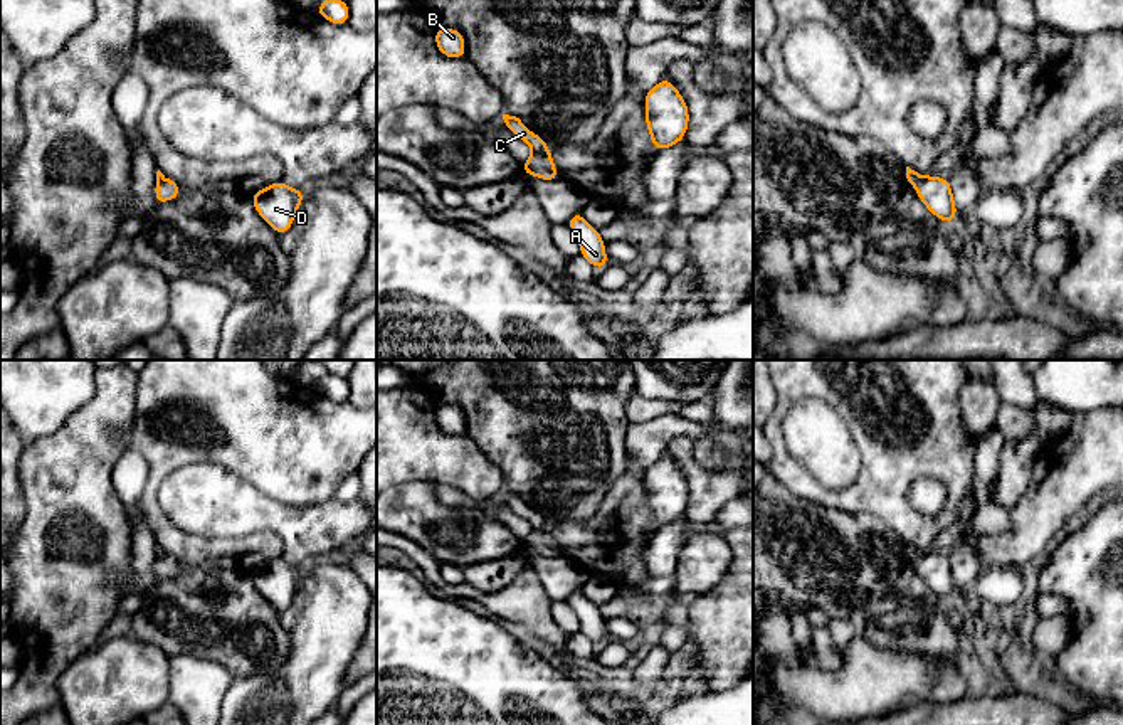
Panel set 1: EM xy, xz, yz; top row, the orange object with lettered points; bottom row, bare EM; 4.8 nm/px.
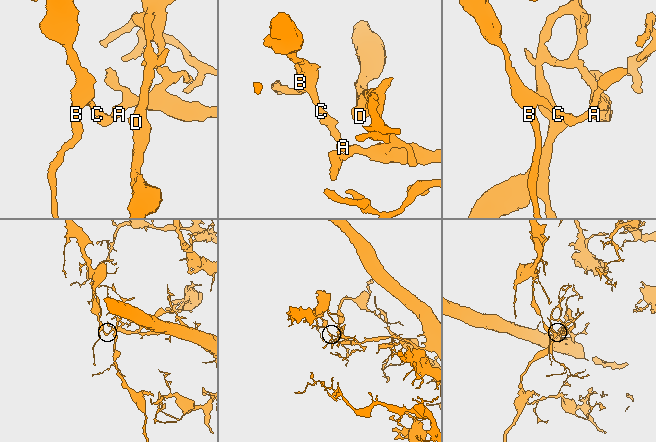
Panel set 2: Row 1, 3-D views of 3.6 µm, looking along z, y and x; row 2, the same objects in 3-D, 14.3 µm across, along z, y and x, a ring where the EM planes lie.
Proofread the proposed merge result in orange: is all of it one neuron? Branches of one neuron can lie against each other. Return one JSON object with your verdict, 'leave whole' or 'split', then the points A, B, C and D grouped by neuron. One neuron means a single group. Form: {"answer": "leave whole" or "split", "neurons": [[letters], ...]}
{"answer": "split", "neurons": [["A", "D"], ["B", "C"]]}

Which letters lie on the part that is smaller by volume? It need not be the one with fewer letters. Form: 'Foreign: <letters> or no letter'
Foreign: B, C

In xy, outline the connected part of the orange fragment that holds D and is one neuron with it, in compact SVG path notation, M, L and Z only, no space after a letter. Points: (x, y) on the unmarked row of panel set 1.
M282 557L264 564L250 572L256 589L274 606L277 612L286 611L303 580L306 567L296 567Z

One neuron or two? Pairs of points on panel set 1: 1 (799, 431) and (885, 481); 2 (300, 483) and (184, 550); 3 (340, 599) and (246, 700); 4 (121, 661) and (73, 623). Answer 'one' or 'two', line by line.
1: two
2: one
3: one
4: two

